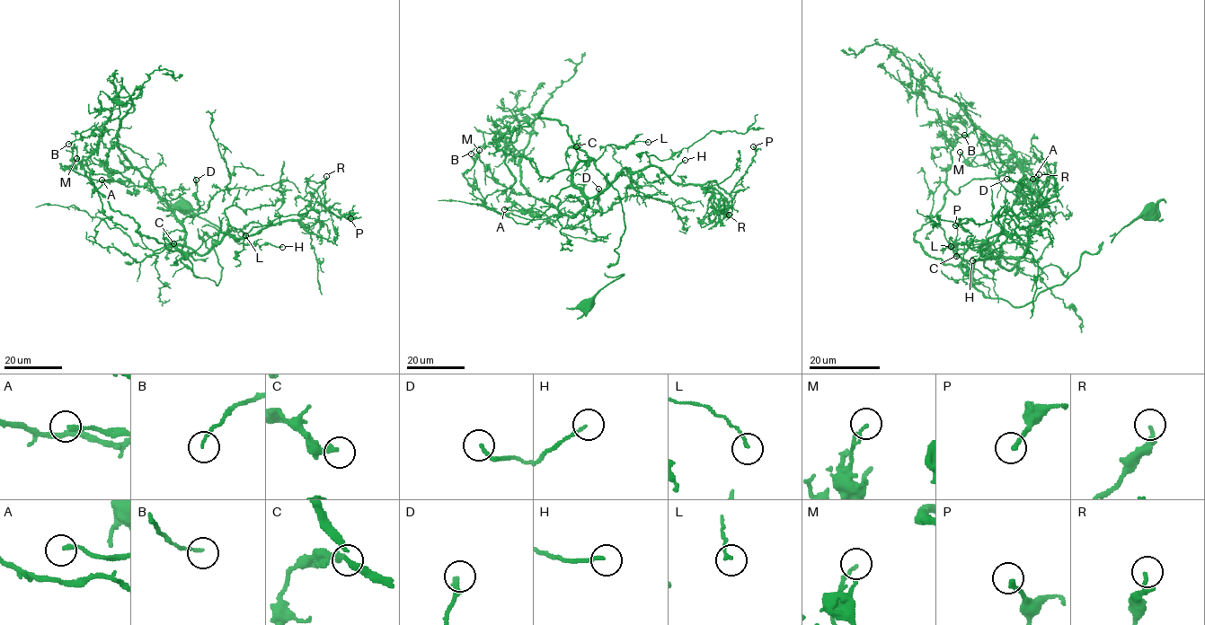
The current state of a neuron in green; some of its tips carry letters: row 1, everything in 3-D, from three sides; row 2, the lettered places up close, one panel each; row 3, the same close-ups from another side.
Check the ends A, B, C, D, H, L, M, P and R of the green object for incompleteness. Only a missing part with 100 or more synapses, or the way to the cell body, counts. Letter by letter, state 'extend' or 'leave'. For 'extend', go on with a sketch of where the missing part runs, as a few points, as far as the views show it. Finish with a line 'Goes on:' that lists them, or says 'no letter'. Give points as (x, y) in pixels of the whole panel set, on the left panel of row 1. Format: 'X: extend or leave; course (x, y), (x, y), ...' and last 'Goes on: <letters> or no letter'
A: leave
B: leave
C: leave
D: leave
H: leave
L: leave
M: leave
P: leave
R: leave
Goes on: no letter

